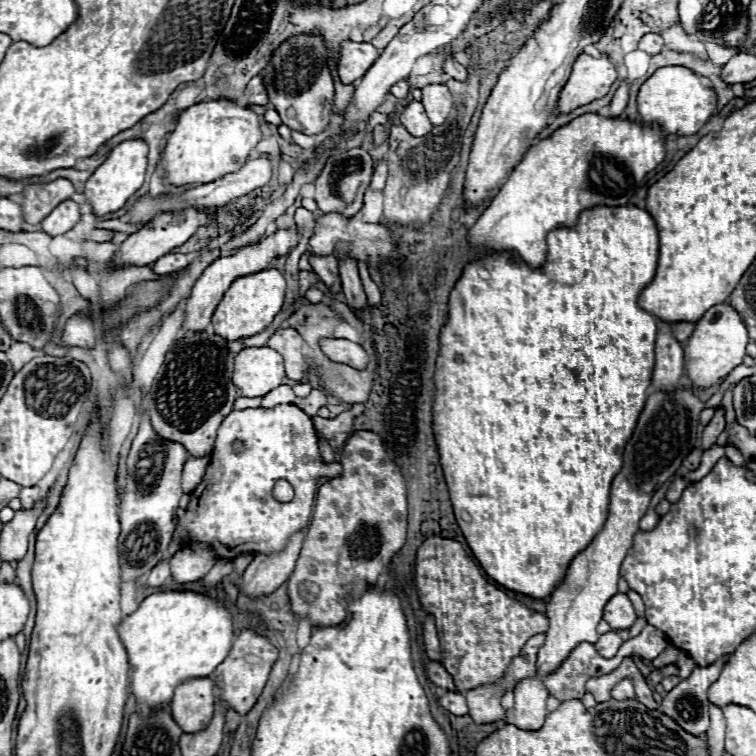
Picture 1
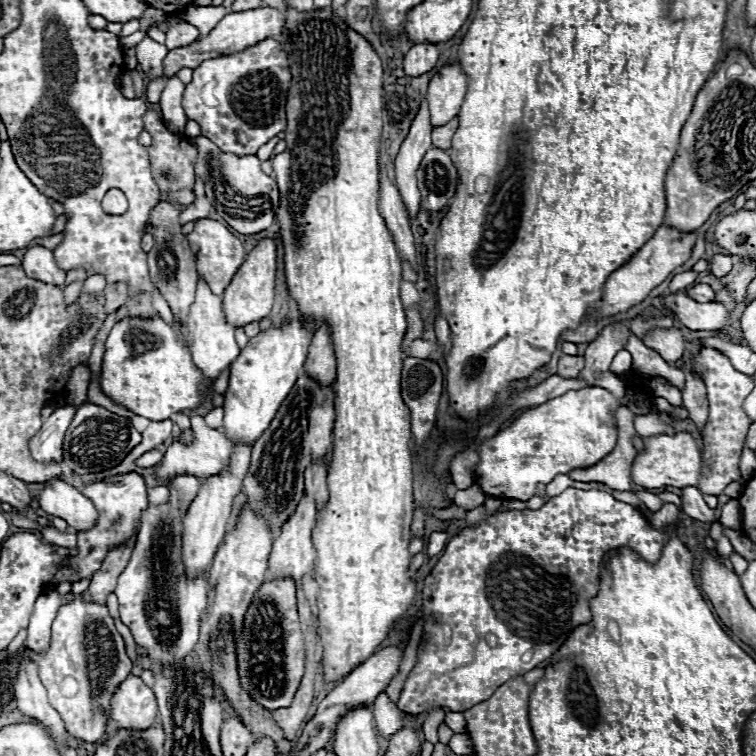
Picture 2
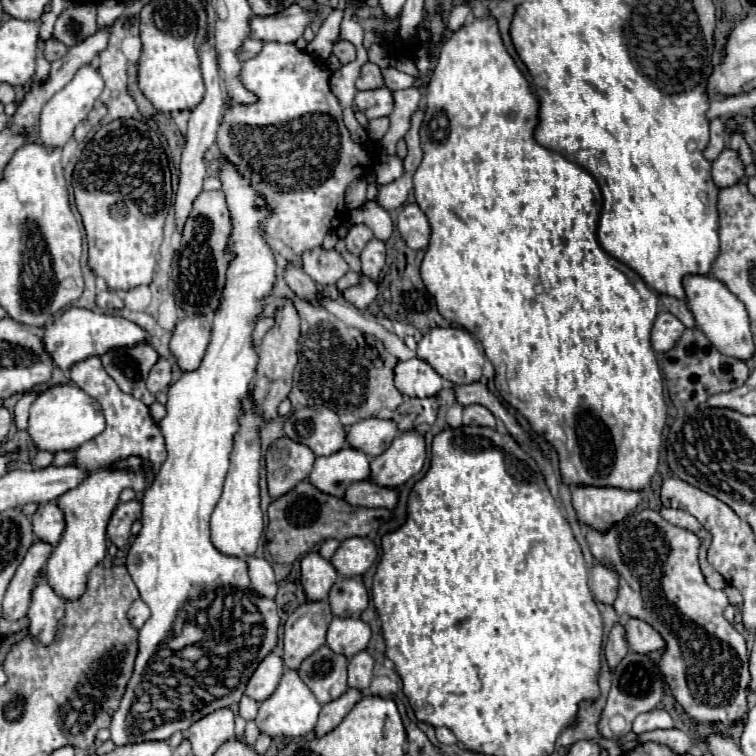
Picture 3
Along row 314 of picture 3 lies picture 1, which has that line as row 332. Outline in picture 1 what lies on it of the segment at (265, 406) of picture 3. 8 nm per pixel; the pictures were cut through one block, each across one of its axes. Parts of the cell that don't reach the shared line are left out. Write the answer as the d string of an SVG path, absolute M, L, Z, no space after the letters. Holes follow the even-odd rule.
M278 328L278 330L270 336L268 346L282 354L284 366L286 366L286 376L288 376L288 378L300 380L300 378L304 376L304 372L306 372L304 354L302 354L304 340L302 340L302 336L298 334L298 330L294 330L294 328Z

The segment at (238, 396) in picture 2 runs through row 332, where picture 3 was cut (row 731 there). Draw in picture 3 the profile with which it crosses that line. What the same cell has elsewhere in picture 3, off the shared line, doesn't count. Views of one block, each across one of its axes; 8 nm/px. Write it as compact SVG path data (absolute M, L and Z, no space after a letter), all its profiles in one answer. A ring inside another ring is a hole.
M286 670L278 688L276 688L276 692L260 704L260 710L258 710L258 716L256 716L256 726L262 734L268 734L270 738L276 738L276 736L292 736L292 738L306 736L314 730L320 708L322 706L318 704L318 700L314 700L314 694L306 688L306 684L302 684L298 672Z

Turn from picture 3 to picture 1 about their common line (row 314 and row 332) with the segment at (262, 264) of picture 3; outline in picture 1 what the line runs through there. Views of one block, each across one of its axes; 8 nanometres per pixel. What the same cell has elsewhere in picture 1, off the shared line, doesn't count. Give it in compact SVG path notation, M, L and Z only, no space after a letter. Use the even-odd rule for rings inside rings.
M272 268L240 276L238 280L232 282L232 286L224 294L222 302L218 304L212 316L214 332L226 340L240 340L266 330L272 324L274 316L282 310L284 292L286 292L286 280L280 270Z

